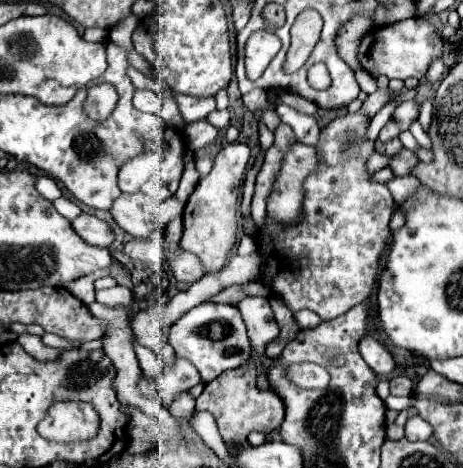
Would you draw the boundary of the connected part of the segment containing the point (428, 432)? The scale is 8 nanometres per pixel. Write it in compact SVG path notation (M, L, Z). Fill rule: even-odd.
M413 413L407 419L407 423L405 423L405 439L409 439L409 441L427 441L431 435L433 435L433 429L425 419L421 419L421 415Z

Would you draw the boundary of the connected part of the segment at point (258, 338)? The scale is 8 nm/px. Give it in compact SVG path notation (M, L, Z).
M245 297L245 303L245 313L241 311L241 315L247 325L251 347L259 355L263 355L265 345L279 335L279 327L273 319L273 311L269 307L267 297Z

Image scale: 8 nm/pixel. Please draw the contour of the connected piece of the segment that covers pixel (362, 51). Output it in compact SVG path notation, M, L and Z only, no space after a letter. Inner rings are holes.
M411 17L387 27L375 27L367 31L361 37L357 53L361 67L371 77L377 79L379 75L385 75L387 79L401 79L401 81L409 77L423 79L429 65L439 57L443 57L443 39L437 35L433 23L427 21L425 17Z

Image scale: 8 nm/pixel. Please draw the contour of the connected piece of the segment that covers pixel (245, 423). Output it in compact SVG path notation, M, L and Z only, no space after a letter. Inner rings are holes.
M250 357L241 369L229 369L221 373L221 377L215 377L205 385L205 391L197 399L197 409L199 411L211 411L215 415L215 421L219 425L219 431L225 441L231 443L245 443L247 435L251 431L261 431L269 433L277 429L285 417L285 407L283 401L271 391L259 391L255 385L256 373L255 361Z

